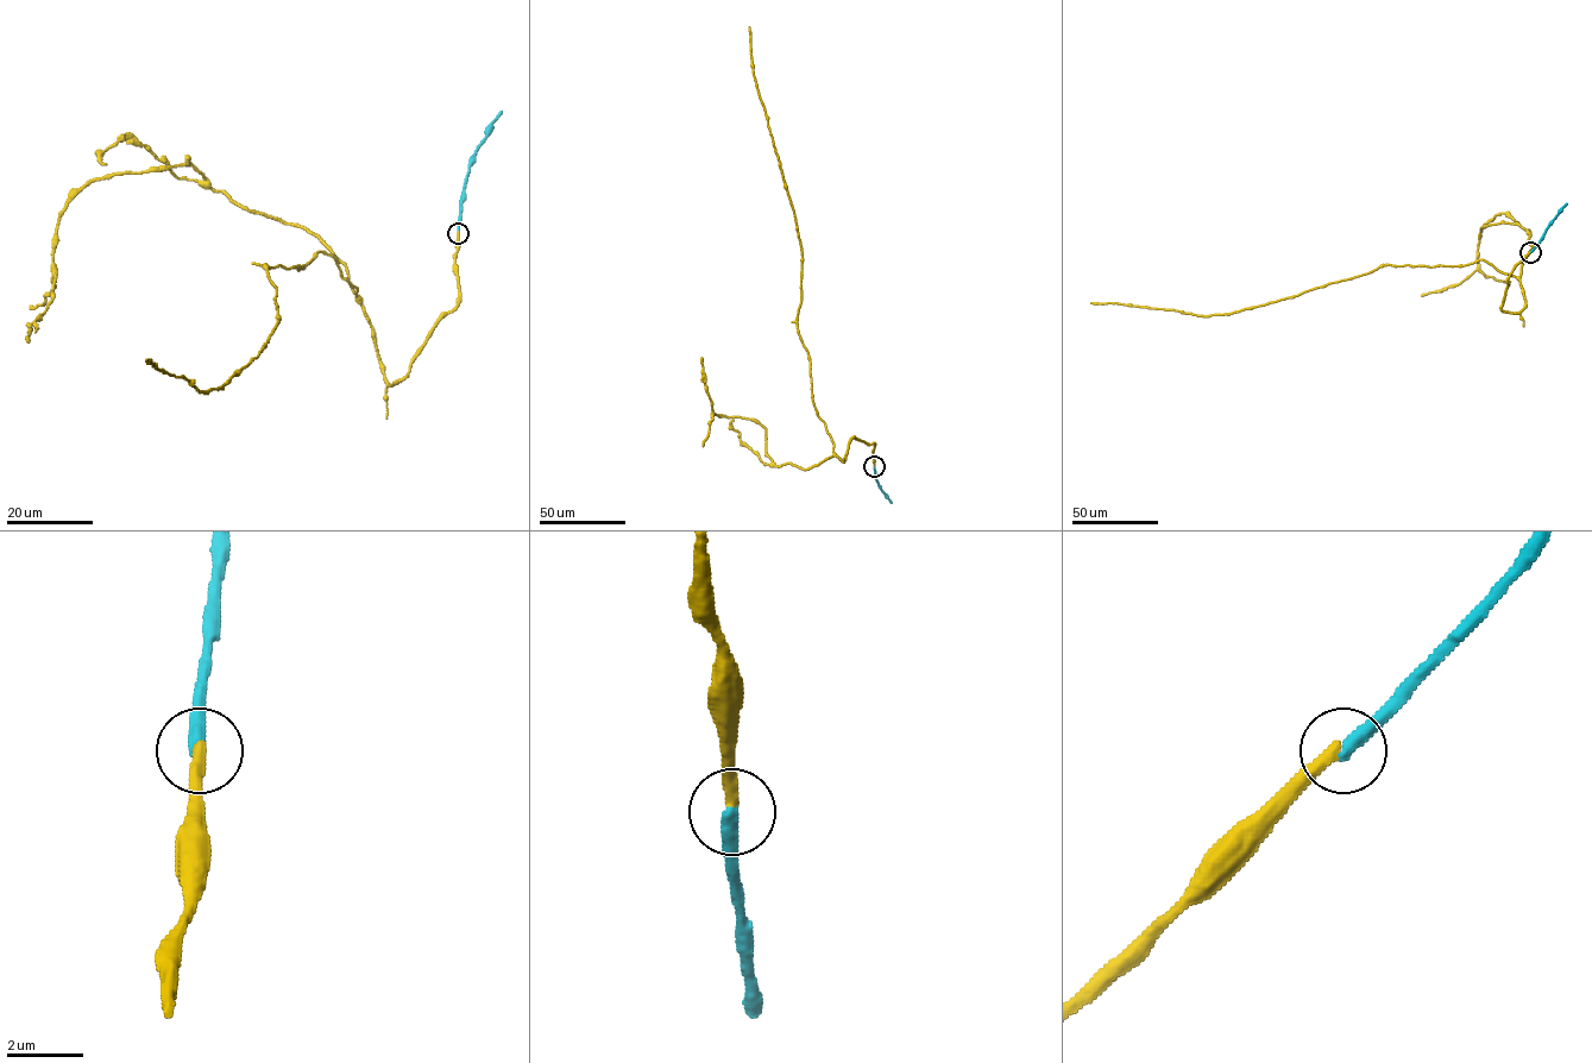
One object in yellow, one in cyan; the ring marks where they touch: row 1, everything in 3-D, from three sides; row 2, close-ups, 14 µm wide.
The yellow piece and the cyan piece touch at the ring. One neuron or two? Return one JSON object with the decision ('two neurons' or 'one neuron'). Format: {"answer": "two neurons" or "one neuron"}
{"answer": "one neuron"}

